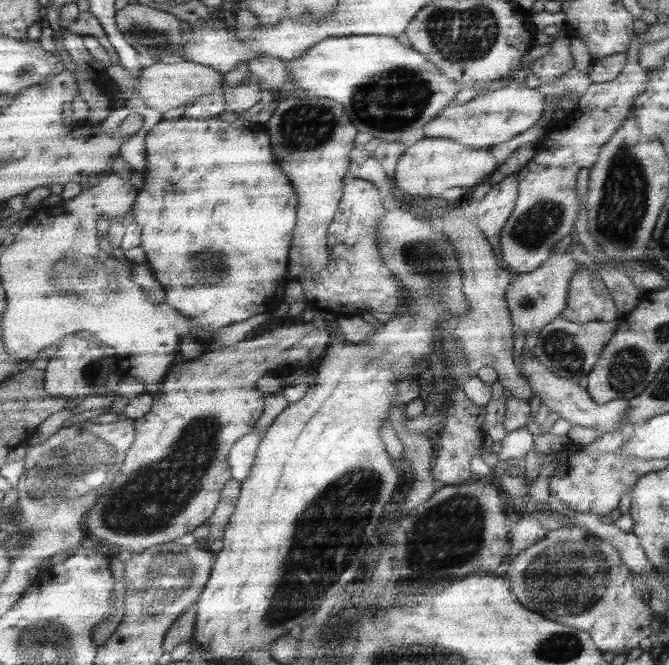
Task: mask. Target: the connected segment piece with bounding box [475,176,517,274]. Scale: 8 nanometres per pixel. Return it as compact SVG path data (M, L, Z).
M509 176L501 184L493 184L493 190L485 196L485 200L479 202L477 216L475 216L477 228L483 230L493 250L497 250L497 262L509 274L511 270L507 268L501 250L501 232L507 226L509 218L513 216L515 206L517 206L517 176Z

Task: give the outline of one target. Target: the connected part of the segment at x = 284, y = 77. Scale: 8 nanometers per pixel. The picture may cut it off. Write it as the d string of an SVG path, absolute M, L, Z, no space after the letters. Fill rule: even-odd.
M257 56L249 60L253 78L263 90L279 90L285 82L291 80L291 70L287 62L273 56Z

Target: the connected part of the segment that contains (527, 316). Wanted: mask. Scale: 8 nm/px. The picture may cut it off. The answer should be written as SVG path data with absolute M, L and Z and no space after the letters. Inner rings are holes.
M571 248L565 250L563 256L549 256L537 270L529 274L515 274L513 286L507 290L509 310L513 314L515 326L519 326L525 334L531 330L539 330L553 322L567 306L567 292L569 292L569 278L575 274L577 262L573 260Z

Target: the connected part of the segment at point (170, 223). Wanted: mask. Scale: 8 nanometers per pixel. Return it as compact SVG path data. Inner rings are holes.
M177 118L177 120L165 120L151 128L147 134L147 178L143 184L143 190L139 192L139 198L135 200L133 216L137 226L143 232L143 244L147 258L145 264L151 268L155 280L165 288L167 302L187 316L191 322L195 322L201 332L221 332L225 326L233 326L237 322L247 322L251 318L257 318L261 314L273 314L277 312L285 300L287 300L287 286L289 286L289 264L291 264L291 248L293 248L293 236L295 236L295 222L297 222L297 206L299 196L295 194L293 182L285 176L281 170L273 148L271 138L267 134L265 124L253 124L245 120L235 120L233 124L221 122L217 118L207 120L193 120L193 118Z

